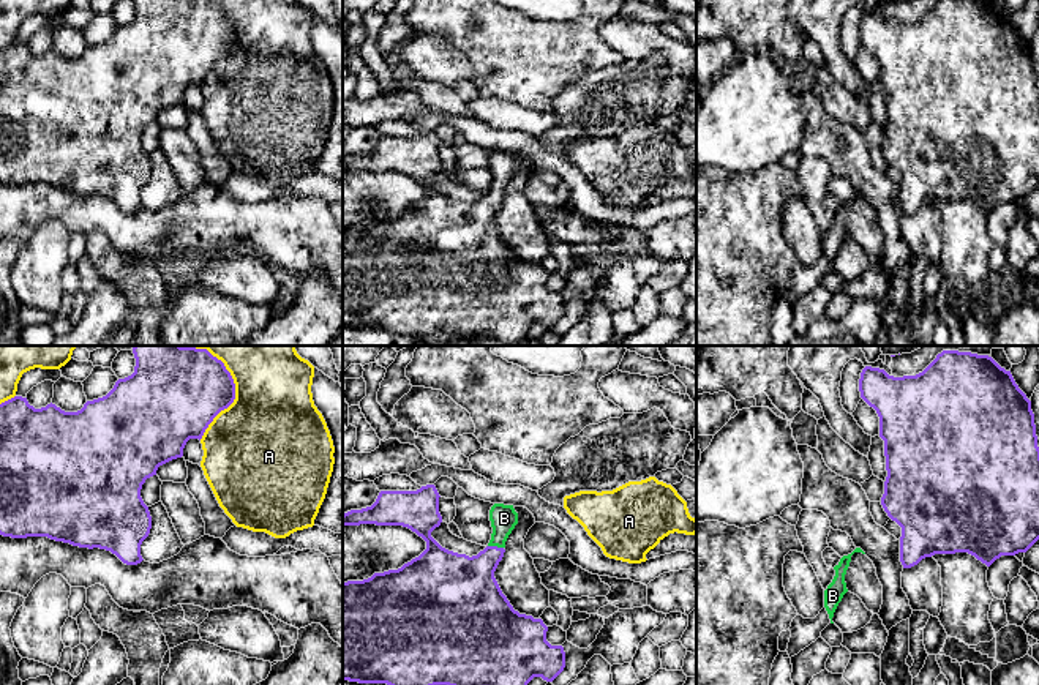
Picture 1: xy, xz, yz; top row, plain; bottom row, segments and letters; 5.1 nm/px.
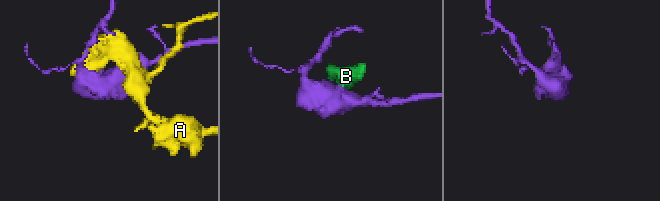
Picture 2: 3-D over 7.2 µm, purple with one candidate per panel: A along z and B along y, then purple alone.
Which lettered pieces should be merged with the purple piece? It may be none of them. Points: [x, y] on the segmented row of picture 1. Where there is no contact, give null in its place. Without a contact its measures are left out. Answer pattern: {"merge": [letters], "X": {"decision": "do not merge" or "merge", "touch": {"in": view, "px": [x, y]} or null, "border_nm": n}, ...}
{"merge": ["B"], "A": {"decision": "do not merge", "touch": {"in": "xy", "px": [232, 381]}, "border_nm": 500}, "B": {"decision": "merge", "touch": {"in": "xz", "px": [496, 546]}, "border_nm": 80}}

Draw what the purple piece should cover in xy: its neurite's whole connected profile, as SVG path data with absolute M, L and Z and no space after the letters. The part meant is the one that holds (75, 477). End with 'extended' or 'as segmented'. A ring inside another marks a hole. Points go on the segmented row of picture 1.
M134 346L133 354L134 372L77 412L65 412L52 402L35 409L22 396L0 404L0 535L47 537L79 548L99 548L126 565L144 560L141 545L150 533L152 516L141 497L142 485L159 466L182 458L189 439L202 439L213 418L234 402L235 384L224 363L207 349Z; as segmented

